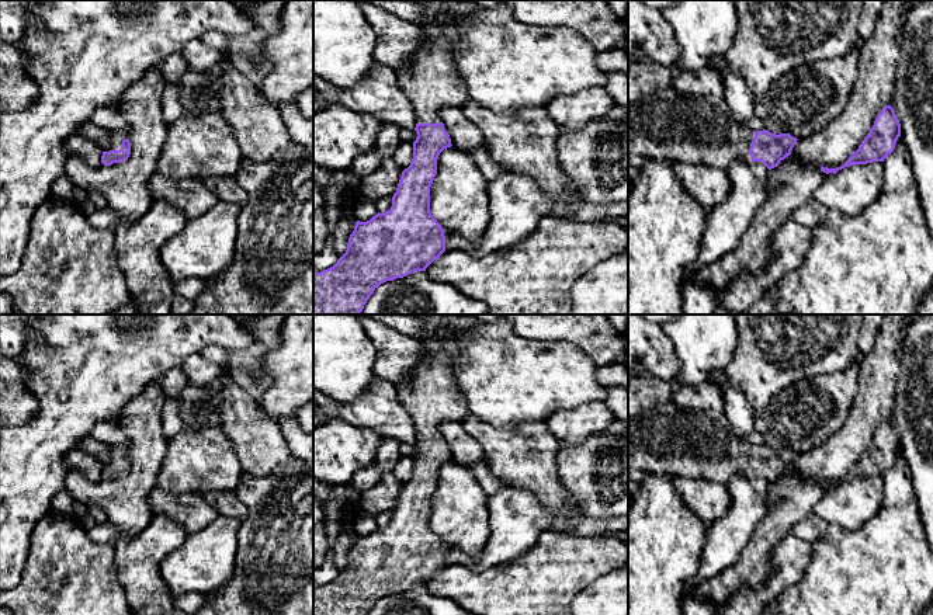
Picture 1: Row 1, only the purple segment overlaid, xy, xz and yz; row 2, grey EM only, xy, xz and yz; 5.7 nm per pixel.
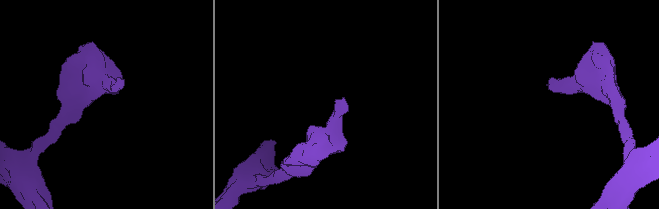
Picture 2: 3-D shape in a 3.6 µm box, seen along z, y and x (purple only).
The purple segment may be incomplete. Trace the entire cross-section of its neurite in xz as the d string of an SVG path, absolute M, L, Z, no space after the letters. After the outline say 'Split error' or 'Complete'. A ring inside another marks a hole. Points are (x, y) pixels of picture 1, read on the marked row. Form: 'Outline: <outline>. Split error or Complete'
Outline: M443 10L426 22L416 22L424 32L426 45L395 70L399 87L410 101L417 122L412 163L402 171L391 209L378 212L367 222L357 220L346 253L333 267L313 272L313 315L360 315L377 286L415 271L426 271L445 251L444 230L430 212L430 187L437 174L440 153L452 146L441 122L440 110L462 108L471 100L454 63L458 15L455 11Z. Split error

